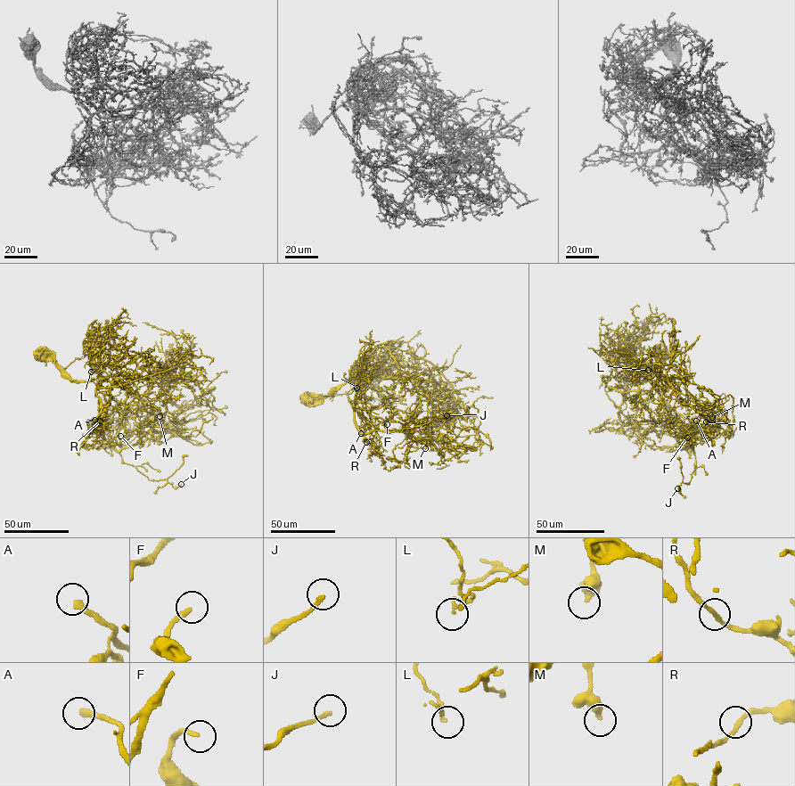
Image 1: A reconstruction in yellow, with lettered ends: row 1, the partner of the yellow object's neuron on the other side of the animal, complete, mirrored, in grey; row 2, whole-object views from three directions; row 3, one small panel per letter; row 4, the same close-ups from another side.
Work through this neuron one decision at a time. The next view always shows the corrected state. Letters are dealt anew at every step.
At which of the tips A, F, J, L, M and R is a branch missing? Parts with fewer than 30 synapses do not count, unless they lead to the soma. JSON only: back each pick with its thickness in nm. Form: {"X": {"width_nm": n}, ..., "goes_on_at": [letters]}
{"A": {"width_nm": 280}, "F": {"width_nm": 200}, "goes_on_at": ["A", "F"]}

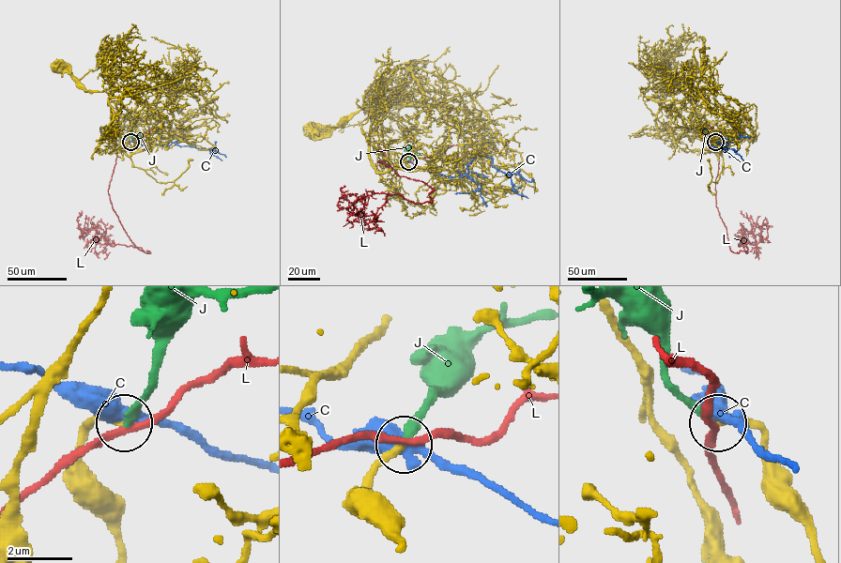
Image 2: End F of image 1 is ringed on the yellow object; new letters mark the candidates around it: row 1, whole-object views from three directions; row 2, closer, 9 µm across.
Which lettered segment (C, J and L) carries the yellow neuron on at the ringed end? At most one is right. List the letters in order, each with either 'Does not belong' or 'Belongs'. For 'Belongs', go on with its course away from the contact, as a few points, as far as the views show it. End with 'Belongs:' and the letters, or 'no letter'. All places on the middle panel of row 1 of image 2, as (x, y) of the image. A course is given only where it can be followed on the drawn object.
C: Does not belong
J: Belongs. Its course: (408, 161), (409, 147), (404, 151)
L: Does not belong
Belongs: J

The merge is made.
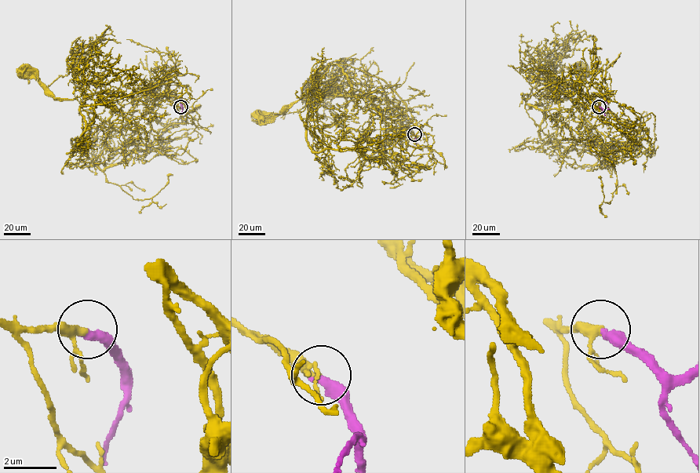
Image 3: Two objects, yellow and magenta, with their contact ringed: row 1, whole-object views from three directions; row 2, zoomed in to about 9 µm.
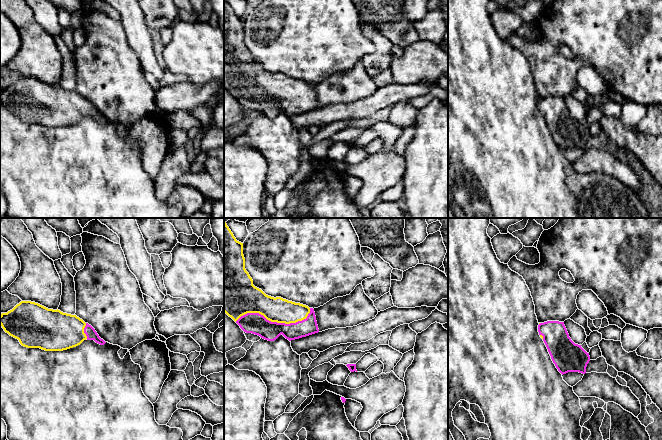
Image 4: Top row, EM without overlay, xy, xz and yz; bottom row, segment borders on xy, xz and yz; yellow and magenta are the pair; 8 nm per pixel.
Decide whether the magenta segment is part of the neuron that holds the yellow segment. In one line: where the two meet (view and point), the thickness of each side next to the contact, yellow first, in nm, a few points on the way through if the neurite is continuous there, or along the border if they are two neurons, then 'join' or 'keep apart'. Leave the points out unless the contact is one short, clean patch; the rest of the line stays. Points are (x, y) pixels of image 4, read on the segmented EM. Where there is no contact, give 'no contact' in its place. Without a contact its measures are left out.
meets yellow in xz at (275, 321); 200 nm thick on the yellow side, 170 nm on the other; join

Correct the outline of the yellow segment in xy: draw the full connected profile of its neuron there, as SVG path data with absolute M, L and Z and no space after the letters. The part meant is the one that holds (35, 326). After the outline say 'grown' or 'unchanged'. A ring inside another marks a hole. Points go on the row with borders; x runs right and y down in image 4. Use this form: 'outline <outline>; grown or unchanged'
outline M21 301L12 310L2 313L0 325L27 348L63 351L86 339L100 345L106 343L91 325L76 315L48 309L31 301Z; grown

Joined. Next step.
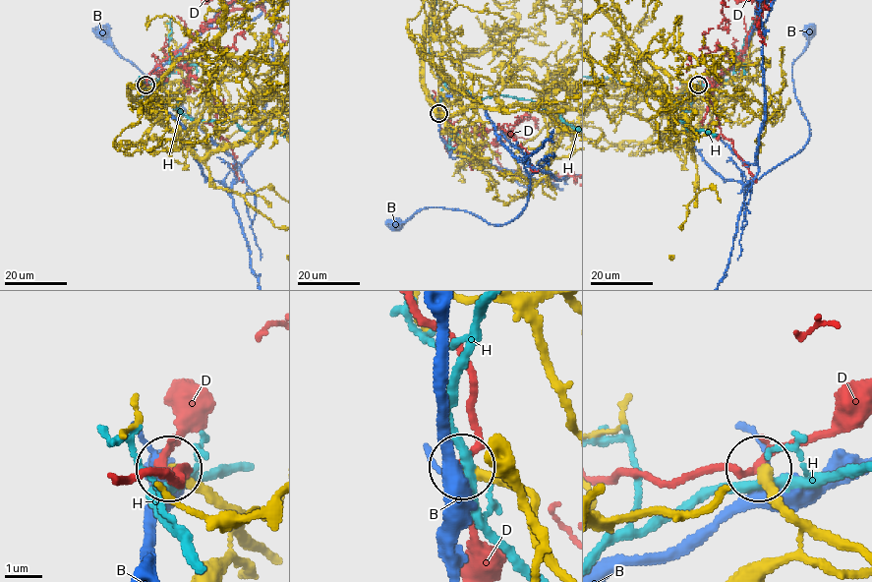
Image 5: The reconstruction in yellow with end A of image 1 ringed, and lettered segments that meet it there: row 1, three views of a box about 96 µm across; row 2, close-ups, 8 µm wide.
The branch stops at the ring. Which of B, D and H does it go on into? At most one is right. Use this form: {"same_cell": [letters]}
{"same_cell": []}

